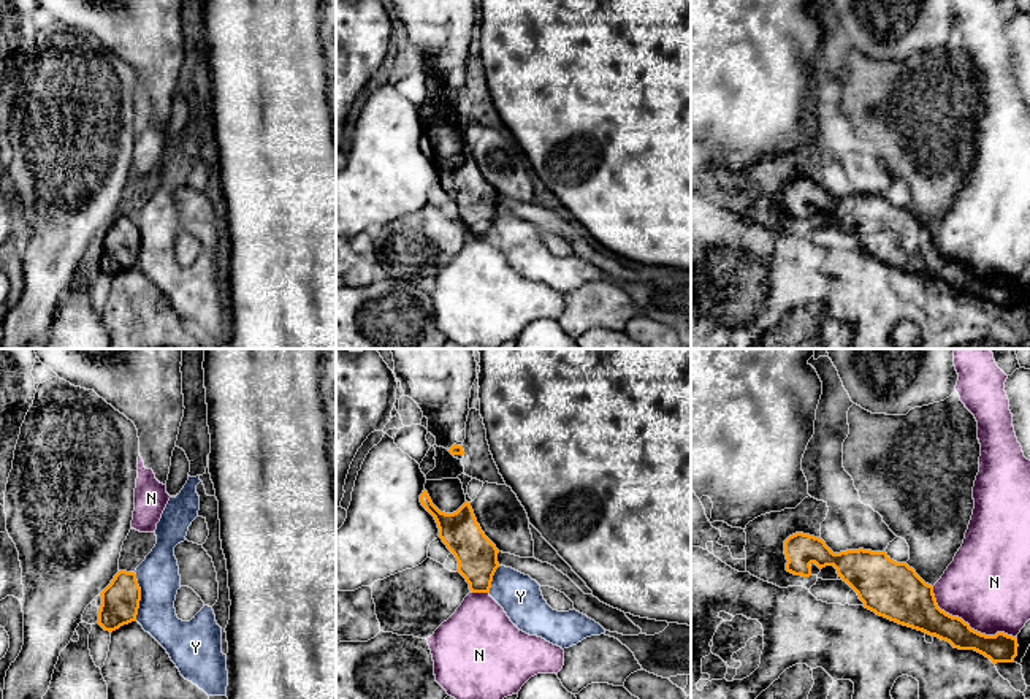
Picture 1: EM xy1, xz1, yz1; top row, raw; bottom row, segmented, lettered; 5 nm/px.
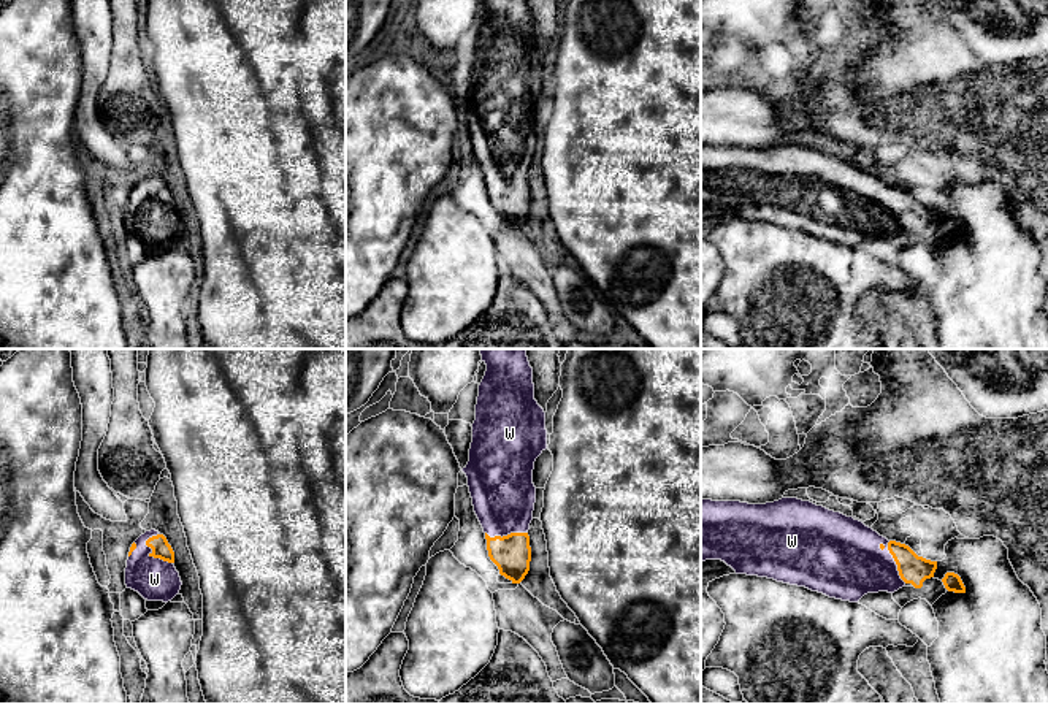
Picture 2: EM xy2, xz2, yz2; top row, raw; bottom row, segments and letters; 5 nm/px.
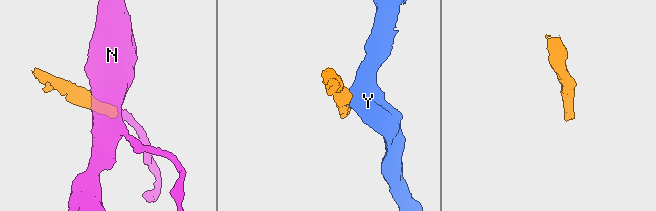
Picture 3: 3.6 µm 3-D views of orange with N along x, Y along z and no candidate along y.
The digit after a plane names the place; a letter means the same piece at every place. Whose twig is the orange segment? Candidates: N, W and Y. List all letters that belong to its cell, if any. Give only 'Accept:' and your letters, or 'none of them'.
Accept: W

